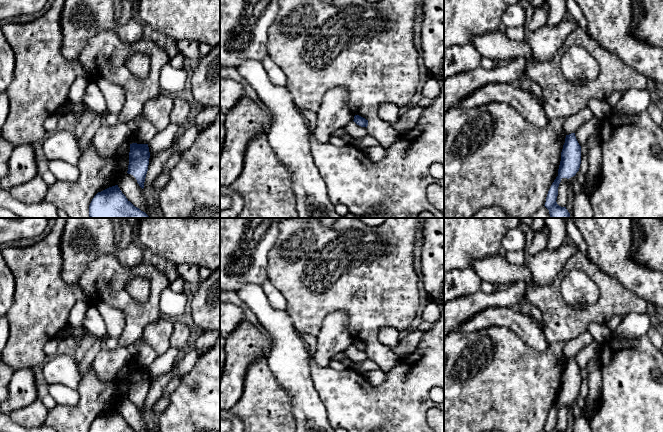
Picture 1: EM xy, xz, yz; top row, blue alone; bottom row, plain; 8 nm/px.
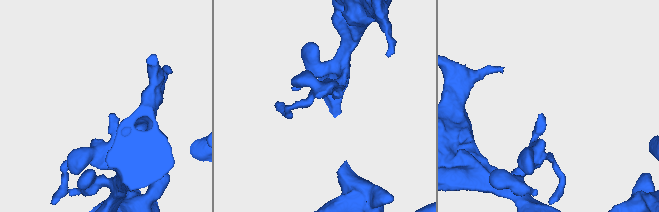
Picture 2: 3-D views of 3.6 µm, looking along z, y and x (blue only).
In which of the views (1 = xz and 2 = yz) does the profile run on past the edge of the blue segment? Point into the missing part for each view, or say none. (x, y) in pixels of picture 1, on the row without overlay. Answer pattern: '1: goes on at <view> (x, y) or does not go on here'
1: does not go on here
2: does not go on here

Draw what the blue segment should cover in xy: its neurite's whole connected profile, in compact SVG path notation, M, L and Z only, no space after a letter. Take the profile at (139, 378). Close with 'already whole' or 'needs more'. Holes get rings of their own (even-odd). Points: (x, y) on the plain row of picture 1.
M130 368L128 398L133 399L143 413L148 395L150 376L148 368Z | already whole

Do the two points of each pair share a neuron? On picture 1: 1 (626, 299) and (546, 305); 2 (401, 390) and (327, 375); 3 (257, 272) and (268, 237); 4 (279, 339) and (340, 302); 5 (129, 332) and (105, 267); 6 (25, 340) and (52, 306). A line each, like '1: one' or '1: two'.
1: one
2: one
3: one
4: two
5: one
6: one

